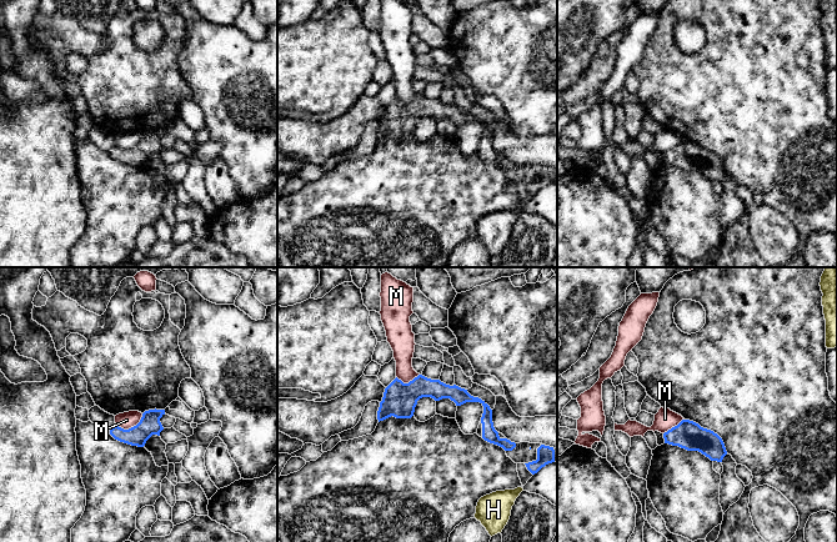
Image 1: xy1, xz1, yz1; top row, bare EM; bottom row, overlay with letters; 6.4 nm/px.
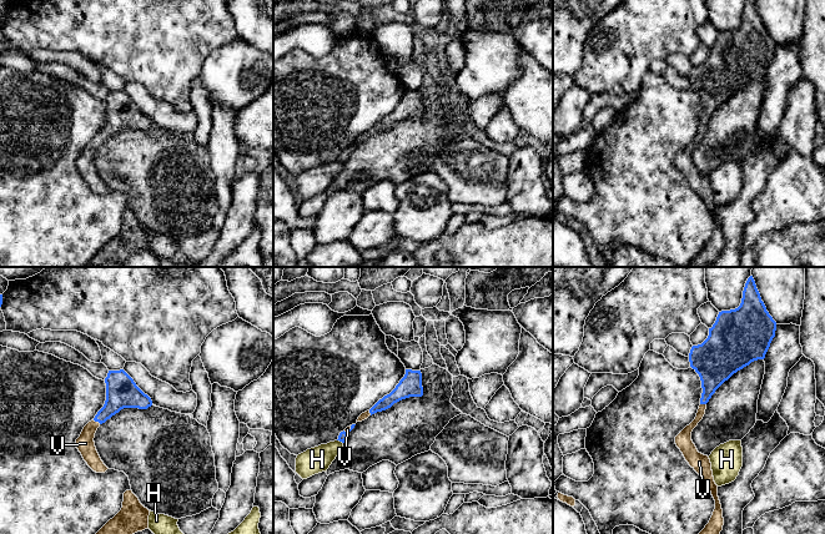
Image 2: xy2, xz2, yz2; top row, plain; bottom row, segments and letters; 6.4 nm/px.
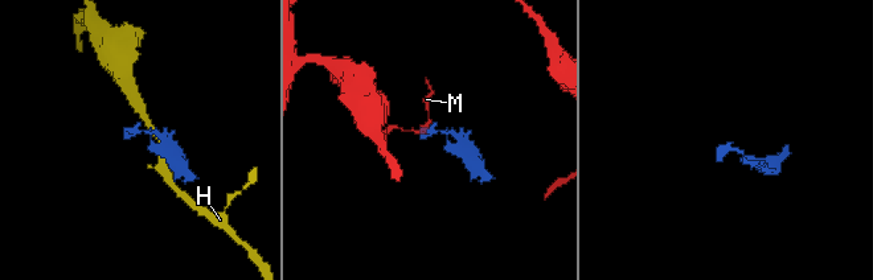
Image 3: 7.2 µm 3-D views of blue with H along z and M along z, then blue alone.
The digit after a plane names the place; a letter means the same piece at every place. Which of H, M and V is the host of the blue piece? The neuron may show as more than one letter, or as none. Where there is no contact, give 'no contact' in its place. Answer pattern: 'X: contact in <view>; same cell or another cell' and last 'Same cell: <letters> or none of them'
H: contact in xz2; another cell
M: contact in xy1; another cell
V: contact in xy2; same cell
Same cell: V

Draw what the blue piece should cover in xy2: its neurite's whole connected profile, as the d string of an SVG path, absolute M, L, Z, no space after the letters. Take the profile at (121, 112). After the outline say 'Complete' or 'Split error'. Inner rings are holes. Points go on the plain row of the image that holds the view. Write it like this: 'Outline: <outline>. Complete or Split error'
Outline: M124 90L109 91L105 104L106 121L104 127L84 147L80 157L76 160L76 168L87 186L96 193L105 193L109 190L95 167L94 158L97 148L124 129L147 130L152 126L151 119L136 106Z. Split error

